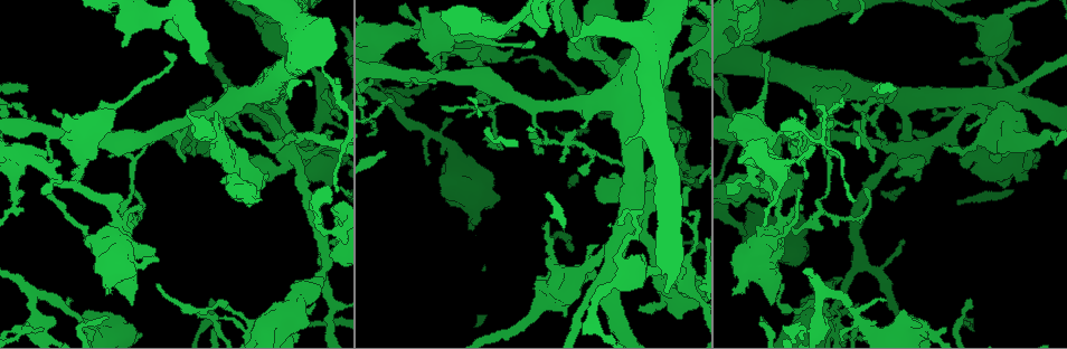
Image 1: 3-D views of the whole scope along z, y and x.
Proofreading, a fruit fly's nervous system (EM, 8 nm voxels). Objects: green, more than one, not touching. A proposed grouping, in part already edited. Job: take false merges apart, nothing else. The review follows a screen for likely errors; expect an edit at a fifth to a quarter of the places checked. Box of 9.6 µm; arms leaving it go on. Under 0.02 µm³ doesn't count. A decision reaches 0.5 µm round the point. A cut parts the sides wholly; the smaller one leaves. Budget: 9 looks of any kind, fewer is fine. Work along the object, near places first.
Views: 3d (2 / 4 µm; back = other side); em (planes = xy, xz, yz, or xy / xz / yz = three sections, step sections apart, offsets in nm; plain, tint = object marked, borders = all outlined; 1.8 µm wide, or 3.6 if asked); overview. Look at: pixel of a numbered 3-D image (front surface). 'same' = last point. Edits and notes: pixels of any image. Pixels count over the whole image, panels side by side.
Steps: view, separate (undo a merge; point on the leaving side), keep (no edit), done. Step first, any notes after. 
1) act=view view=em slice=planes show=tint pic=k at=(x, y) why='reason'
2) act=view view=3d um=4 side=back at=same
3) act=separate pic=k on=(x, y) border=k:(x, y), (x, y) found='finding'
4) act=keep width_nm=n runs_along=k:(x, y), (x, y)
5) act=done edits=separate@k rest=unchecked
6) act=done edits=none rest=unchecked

act=view view=em slice=yz step=16 show=tint pic=1 at=(693, 306) why='thick turns thin'

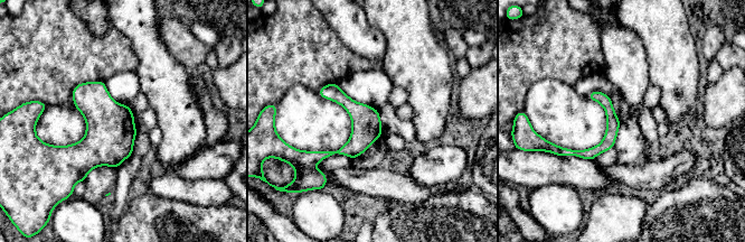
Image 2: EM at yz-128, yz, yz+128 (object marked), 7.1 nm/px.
act=keep found='continuous, no second neuron'

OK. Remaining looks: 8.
act=view view=em slice=planes show=tint pic=1 at=(775, 235) why='calibre changes'

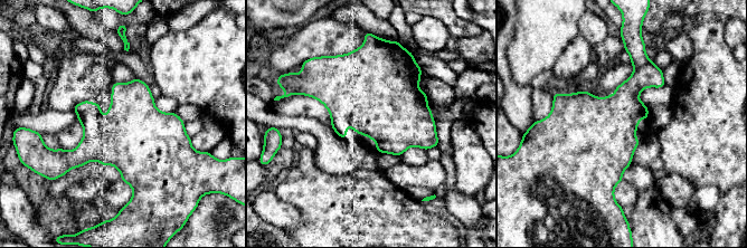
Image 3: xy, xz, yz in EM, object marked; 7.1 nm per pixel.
act=keep found='one neuron here'

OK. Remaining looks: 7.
act=view view=3d um=4 side=back pic=1 at=(746, 185) why='abrupt turn'

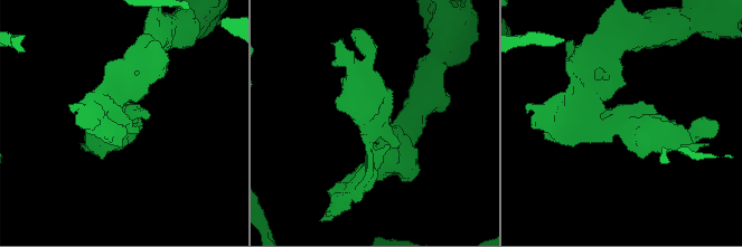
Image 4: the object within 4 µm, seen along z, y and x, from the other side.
act=view view=em um=3.6 slice=planes show=tint pic=4 at=(373, 126) arms=4

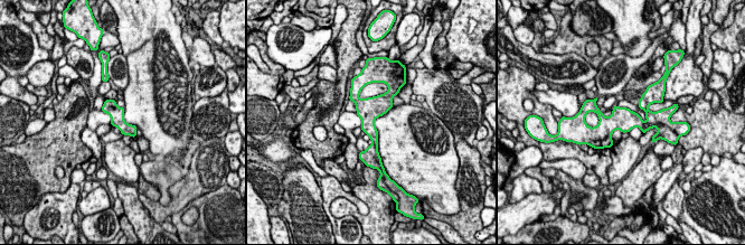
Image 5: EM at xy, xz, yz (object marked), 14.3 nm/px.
act=separate pic=5 on=(665, 132) border=5:(647, 121), (649, 123), (660, 123) found='a second neuron is stuck on'

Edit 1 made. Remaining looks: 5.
act=view view=3d um=2 pic=1 at=(157, 10) why='sudden change in width'

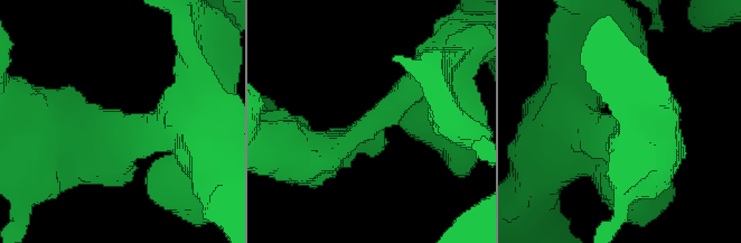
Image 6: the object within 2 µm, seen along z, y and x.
act=view view=em slice=planes show=tint pic=6 at=(127, 127) why='need the tissue'

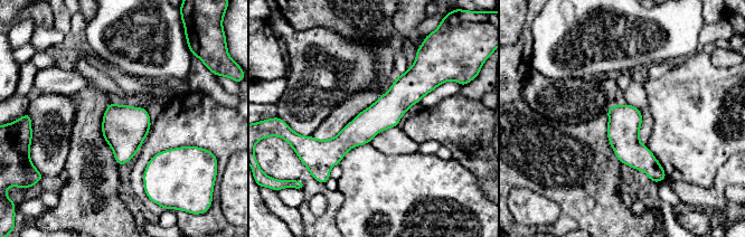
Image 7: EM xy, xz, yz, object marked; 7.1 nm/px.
act=keep width_nm=220 runs_along=7:(432, 86), (339, 145), (311, 142) found='one neuron here'

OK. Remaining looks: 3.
act=done edits=separate@5 rest=unchecked

